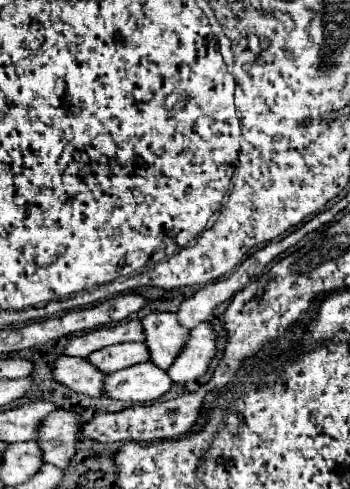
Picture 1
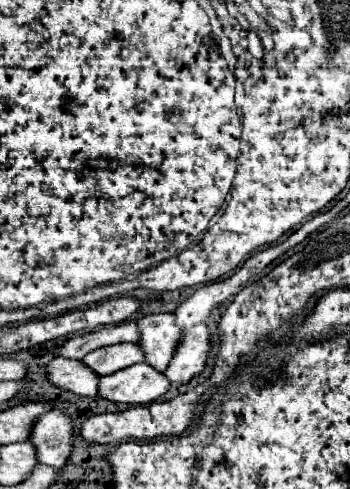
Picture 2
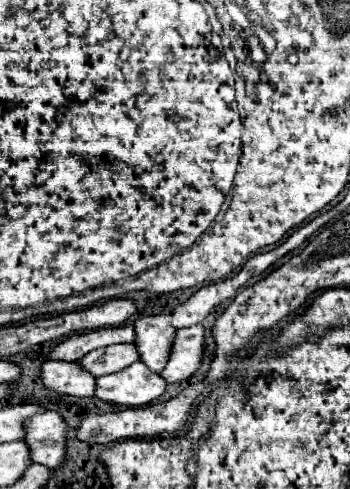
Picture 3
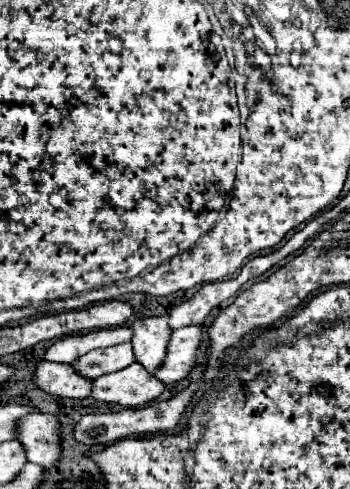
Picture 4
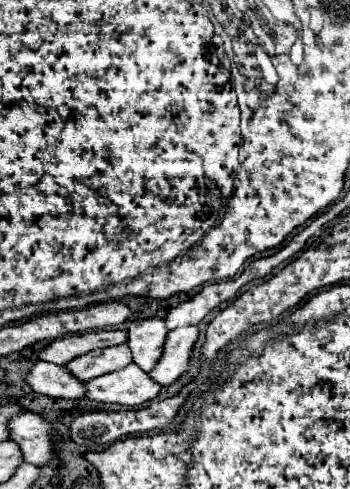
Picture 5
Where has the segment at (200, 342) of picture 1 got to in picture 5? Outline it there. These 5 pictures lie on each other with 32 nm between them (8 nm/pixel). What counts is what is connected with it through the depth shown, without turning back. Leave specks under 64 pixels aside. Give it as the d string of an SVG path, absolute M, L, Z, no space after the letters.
M196 326L172 330L164 346L164 356L160 358L156 368L150 372L152 380L156 380L162 386L168 386L176 382L180 376L184 376L188 372L196 340L198 340Z

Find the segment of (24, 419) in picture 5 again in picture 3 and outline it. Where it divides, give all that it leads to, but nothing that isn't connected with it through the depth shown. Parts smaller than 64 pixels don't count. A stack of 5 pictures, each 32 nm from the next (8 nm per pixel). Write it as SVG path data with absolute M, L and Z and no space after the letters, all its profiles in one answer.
M54 410L36 414L26 422L24 442L30 446L32 460L38 464L44 464L48 468L60 468L68 450L66 440L68 424Z

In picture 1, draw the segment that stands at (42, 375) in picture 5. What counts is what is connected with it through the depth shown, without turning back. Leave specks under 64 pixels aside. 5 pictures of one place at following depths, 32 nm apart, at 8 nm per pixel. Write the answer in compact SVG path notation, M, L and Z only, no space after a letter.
M60 356L54 362L54 378L74 392L88 396L104 394L104 372L96 372L88 360L76 360L76 356Z

